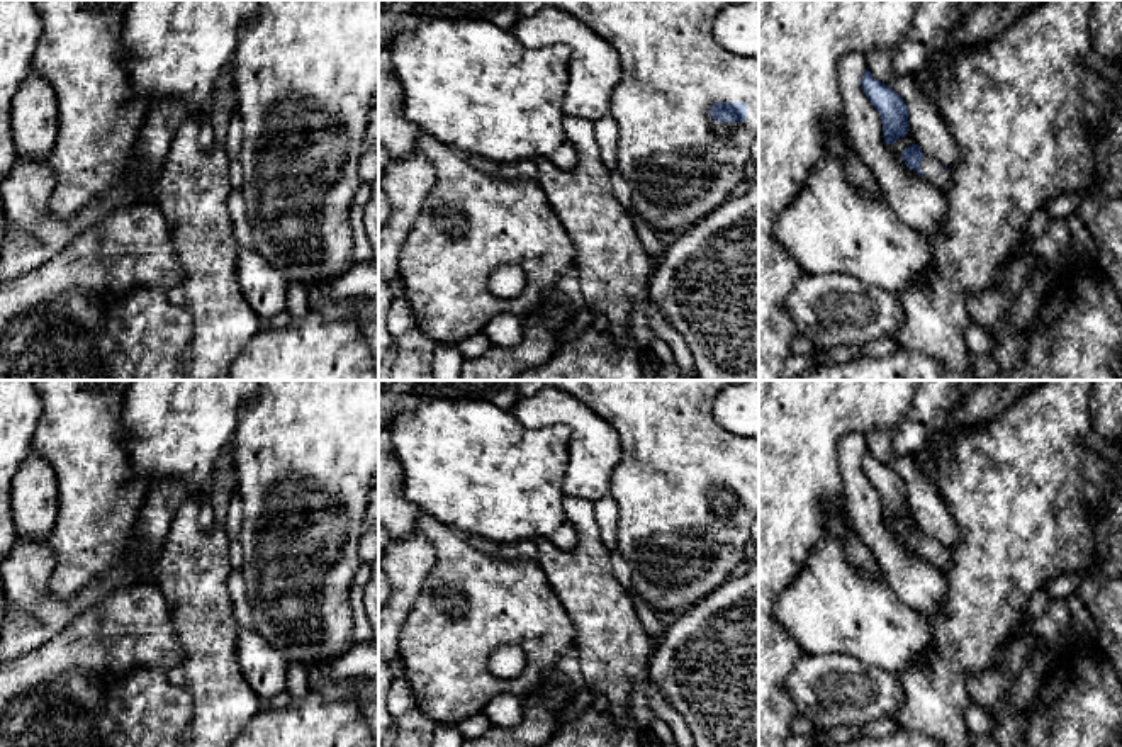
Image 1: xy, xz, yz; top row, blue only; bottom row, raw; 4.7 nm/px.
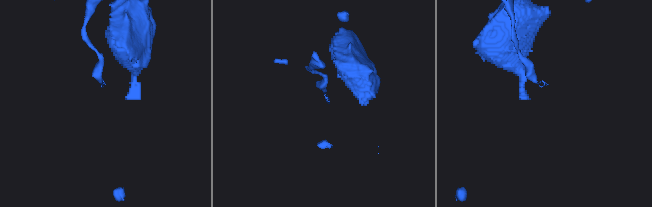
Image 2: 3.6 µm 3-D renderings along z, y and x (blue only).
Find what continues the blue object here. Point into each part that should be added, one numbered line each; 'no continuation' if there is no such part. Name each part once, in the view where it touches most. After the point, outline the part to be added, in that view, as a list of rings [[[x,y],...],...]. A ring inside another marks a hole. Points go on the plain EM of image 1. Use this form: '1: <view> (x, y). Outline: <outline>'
1: xz (679, 545). Outline: [[[516,380],[518,396],[531,397],[533,394],[553,387],[572,394],[581,402],[589,406],[596,414],[608,421],[620,435],[621,458],[611,475],[609,496],[620,508],[620,520],[616,526],[618,547],[616,550],[625,559],[630,569],[631,584],[647,603],[657,611],[686,611],[703,598],[716,591],[723,582],[730,579],[732,570],[740,564],[745,553],[745,547],[750,542],[750,528],[759,518],[759,440],[742,438],[723,430],[713,418],[713,402],[720,390],[730,384],[742,380]],[[715,482],[745,482],[747,501],[745,503],[715,503],[710,491]]]

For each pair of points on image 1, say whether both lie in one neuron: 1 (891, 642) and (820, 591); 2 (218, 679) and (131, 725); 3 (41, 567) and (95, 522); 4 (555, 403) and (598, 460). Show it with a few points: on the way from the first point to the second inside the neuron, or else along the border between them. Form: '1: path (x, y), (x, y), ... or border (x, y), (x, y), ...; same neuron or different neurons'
1: path (875, 625), (858, 613), (837, 608); same neuron
2: border (184, 686), (190, 696), (190, 722), (187, 729); different neurons
3: border (46, 539), (55, 559), (48, 596); different neurons
4: path (569, 416), (593, 440), (594, 447); same neuron

